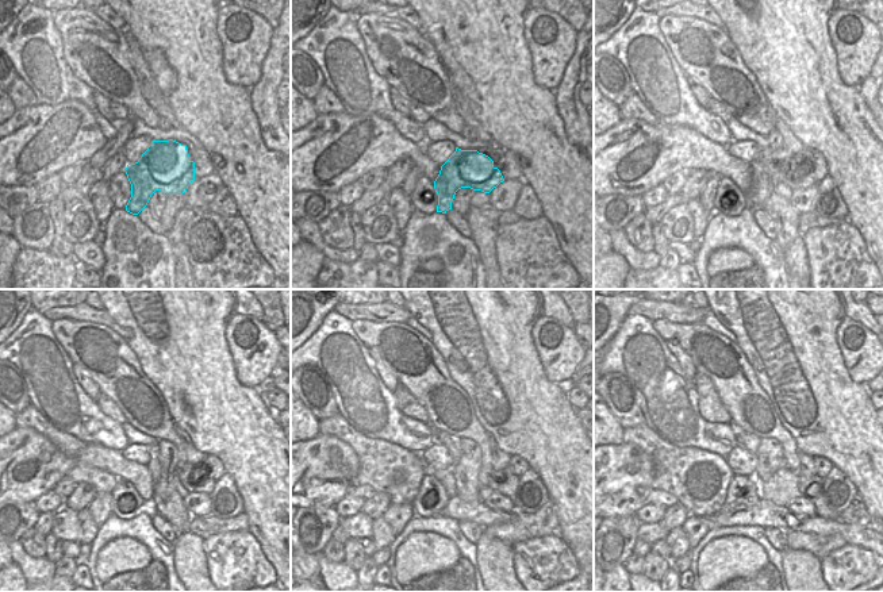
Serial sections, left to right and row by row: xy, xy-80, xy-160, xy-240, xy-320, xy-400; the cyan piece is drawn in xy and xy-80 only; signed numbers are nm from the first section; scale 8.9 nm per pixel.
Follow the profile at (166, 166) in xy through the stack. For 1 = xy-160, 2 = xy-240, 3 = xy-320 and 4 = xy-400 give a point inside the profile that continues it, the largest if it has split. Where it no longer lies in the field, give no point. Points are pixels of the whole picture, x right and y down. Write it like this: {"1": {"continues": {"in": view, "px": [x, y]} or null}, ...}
{"1": {"continues": {"in": "xy-160", "px": [802, 179]}}, "2": {"continues": {"in": "xy-240", "px": [203, 483]}}, "3": {"continues": {"in": "xy-320", "px": [506, 484]}}, "4": {"continues": {"in": "xy-400", "px": [812, 488]}}}

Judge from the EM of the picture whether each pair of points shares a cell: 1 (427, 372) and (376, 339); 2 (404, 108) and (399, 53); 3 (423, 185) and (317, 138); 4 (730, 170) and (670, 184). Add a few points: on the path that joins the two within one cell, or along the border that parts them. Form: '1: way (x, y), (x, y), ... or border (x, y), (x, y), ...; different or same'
1: way (411, 377), (396, 372), (384, 356); same
2: border (391, 85), (411, 102); different
3: border (422, 173), (433, 183); different
4: border (687, 170), (676, 170), (660, 184); different

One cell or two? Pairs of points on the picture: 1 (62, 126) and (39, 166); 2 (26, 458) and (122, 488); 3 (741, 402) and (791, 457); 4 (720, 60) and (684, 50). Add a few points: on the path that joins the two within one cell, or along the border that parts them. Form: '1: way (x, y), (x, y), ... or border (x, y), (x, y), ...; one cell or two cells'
1: way (53, 135), (39, 149), (39, 157); one cell
2: border (118, 479), (125, 479), (144, 499); two cells
3: way (756, 414), (787, 442); one cell
4: way (711, 60), (702, 50), (693, 50); one cell

